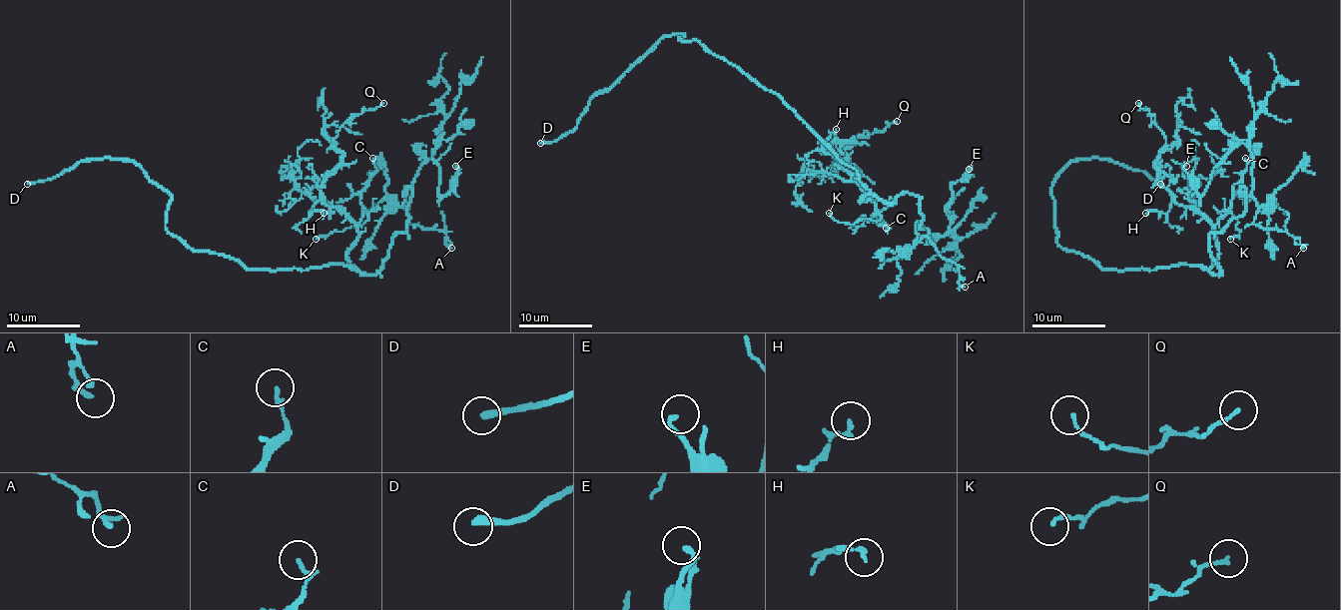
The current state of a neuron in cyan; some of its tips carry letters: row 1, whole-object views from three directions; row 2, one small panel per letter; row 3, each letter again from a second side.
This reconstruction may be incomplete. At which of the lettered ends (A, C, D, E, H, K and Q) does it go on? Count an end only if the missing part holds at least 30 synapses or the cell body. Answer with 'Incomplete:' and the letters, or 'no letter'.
Incomplete: D

